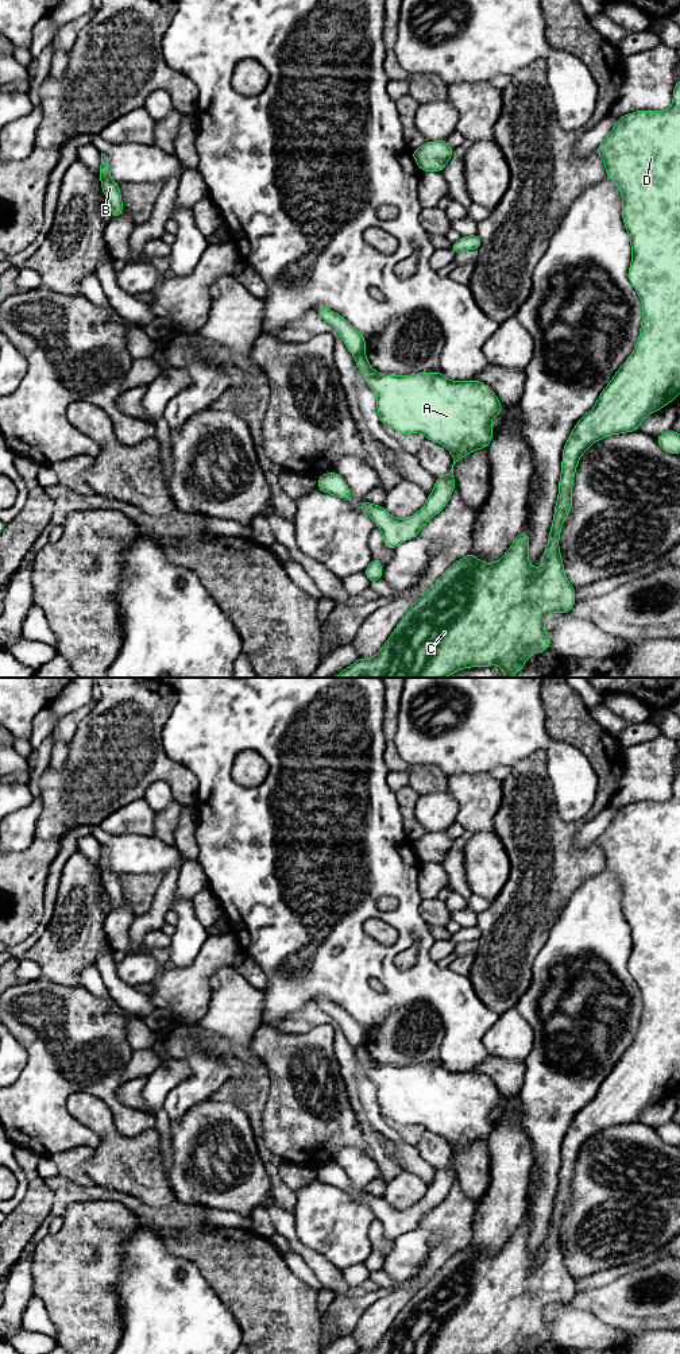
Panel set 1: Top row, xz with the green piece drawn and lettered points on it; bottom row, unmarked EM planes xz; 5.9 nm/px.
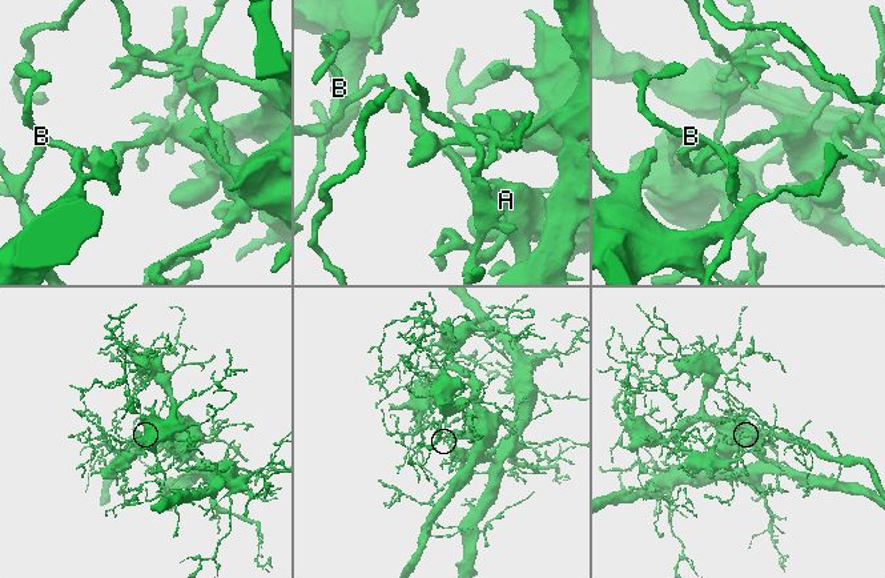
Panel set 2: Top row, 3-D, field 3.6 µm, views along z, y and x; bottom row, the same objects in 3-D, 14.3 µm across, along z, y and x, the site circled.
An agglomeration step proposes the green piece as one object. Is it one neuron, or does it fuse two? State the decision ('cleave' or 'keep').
cleave

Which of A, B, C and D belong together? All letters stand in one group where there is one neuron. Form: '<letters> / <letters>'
A / B C D

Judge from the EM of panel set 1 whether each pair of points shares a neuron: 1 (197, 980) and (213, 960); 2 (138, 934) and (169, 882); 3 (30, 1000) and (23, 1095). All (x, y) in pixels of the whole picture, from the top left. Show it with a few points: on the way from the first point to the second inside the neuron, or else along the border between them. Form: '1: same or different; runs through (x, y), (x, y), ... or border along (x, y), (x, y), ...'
1: same; runs through (199, 975), (208, 965)
2: same; runs through (149, 921), (158, 911), (165, 895)
3: same; runs through (37, 1023), (37, 1072)

